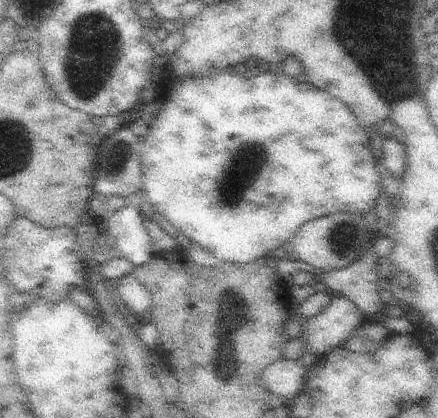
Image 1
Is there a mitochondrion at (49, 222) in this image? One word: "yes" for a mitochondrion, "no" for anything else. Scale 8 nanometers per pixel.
no

